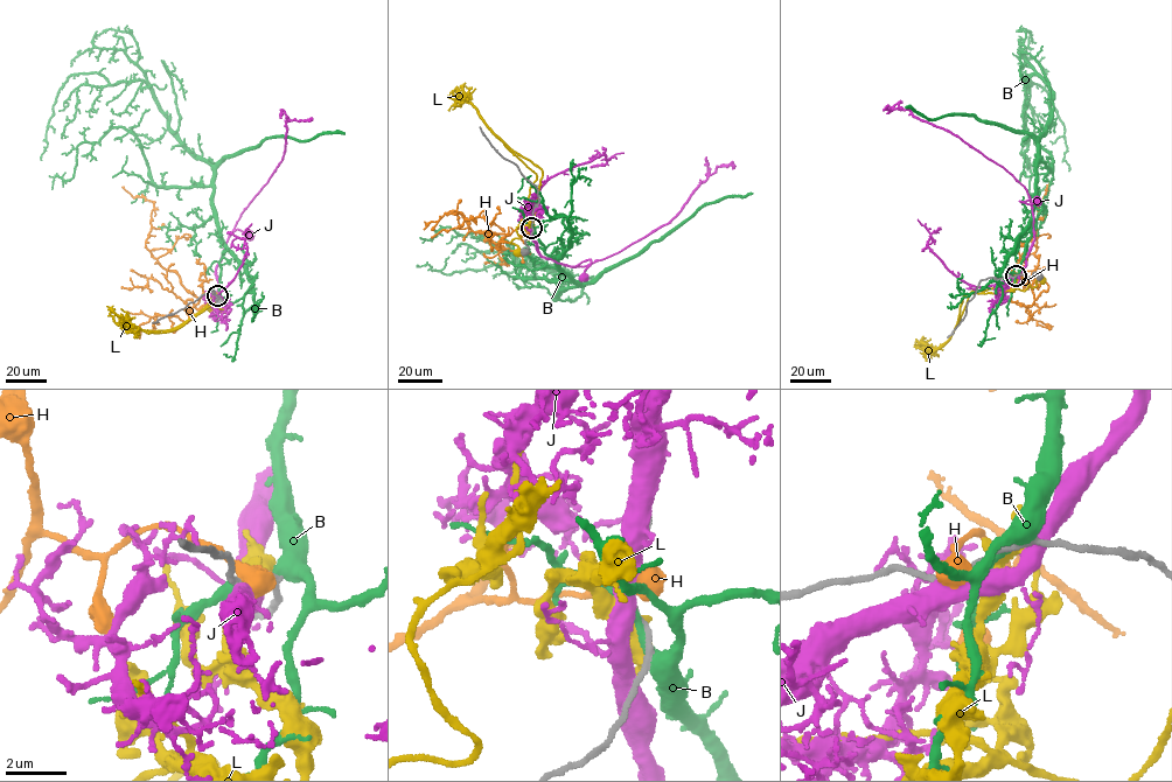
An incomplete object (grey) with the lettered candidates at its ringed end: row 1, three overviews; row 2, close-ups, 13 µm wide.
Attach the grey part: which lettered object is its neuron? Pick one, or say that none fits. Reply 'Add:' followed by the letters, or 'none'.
Add: none

